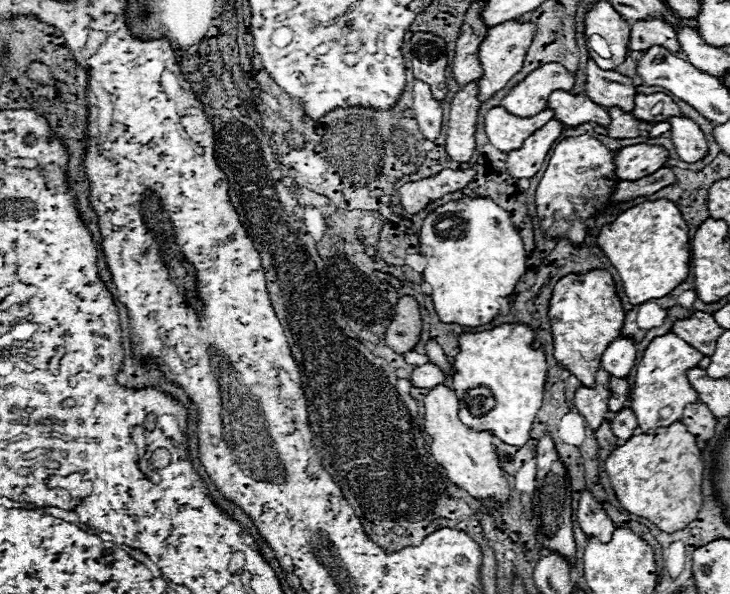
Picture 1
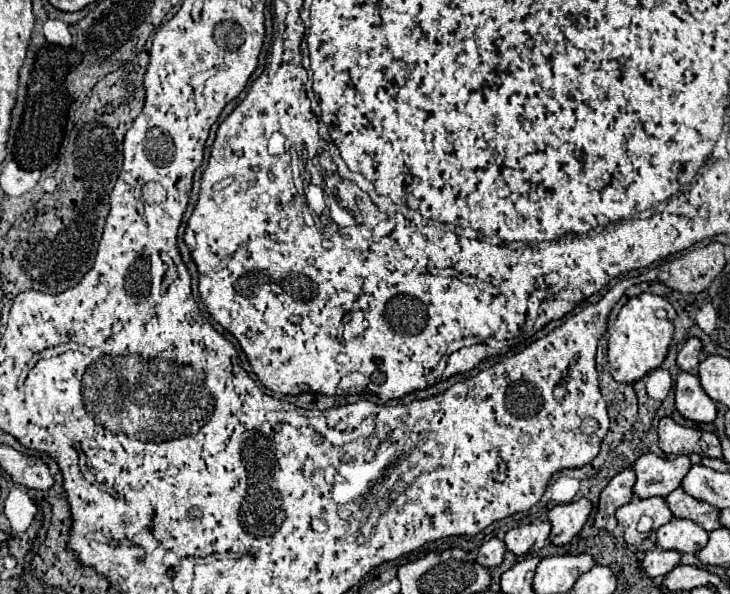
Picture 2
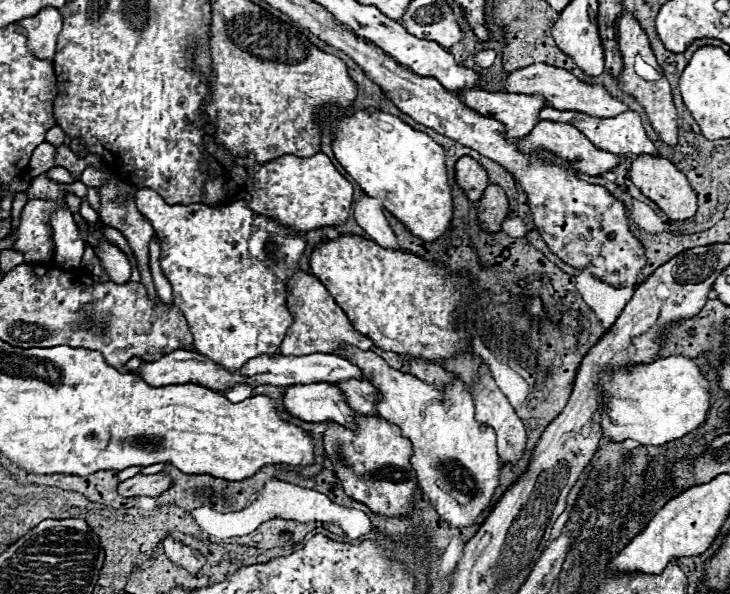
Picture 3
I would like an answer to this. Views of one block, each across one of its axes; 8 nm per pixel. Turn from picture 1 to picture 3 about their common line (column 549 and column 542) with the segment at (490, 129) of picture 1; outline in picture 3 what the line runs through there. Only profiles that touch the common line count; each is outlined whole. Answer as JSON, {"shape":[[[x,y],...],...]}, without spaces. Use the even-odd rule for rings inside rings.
{"shape":[[[542,108],[540,114],[538,114],[538,122],[544,122],[544,120],[552,120],[552,122],[562,122],[562,124],[572,124],[574,128],[578,128],[592,144],[596,144],[596,148],[600,150],[606,150],[606,152],[612,152],[612,154],[630,154],[630,156],[640,156],[640,154],[650,154],[650,156],[656,156],[656,148],[652,146],[652,142],[648,140],[646,132],[644,132],[644,126],[642,126],[642,120],[636,112],[628,110],[628,112],[622,112],[614,118],[594,118],[594,116],[588,116],[588,114],[582,114],[582,112],[560,112],[560,110],[554,110],[554,108]]]}

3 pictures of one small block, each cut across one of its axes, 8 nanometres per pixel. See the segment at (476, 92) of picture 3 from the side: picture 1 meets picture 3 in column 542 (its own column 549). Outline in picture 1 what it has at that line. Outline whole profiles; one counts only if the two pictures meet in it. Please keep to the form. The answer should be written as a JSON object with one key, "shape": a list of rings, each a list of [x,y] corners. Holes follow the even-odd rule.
{"shape":[[[556,90],[548,98],[548,108],[552,108],[554,118],[566,126],[580,126],[586,122],[596,122],[600,126],[610,124],[610,114],[606,112],[606,108],[594,104],[584,94],[570,94],[564,90]]]}

